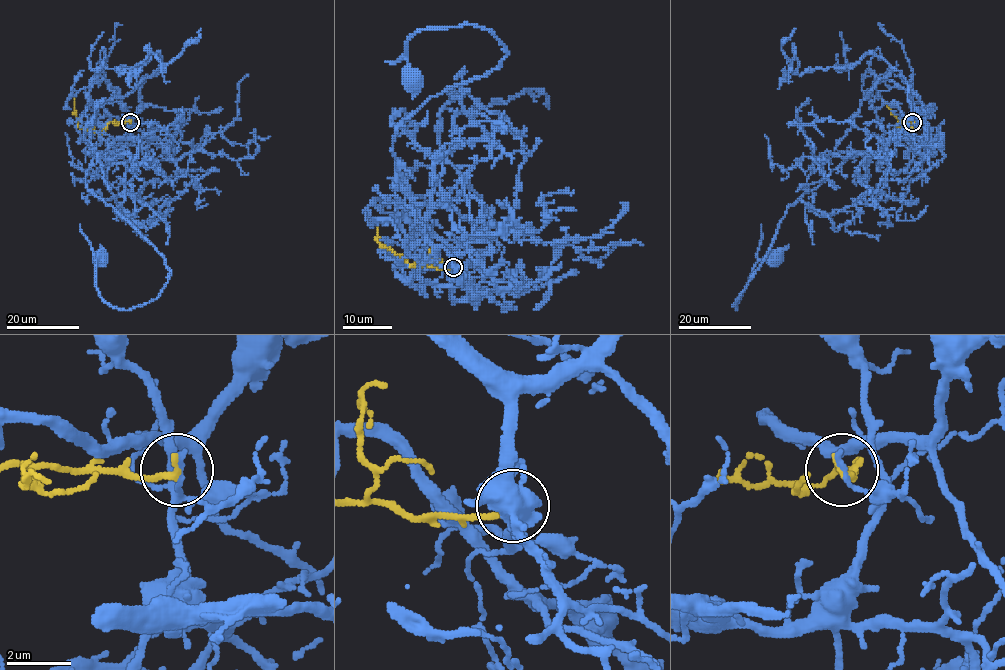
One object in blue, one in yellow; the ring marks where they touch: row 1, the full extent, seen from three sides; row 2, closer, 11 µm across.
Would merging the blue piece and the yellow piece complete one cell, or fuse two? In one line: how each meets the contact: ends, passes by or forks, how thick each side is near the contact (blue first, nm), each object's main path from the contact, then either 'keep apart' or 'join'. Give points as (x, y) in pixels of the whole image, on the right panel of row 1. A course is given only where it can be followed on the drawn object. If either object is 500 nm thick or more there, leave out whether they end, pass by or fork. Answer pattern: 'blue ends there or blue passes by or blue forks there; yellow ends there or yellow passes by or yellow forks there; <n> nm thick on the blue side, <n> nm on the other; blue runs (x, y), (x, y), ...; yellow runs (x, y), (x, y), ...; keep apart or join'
blue ends there; yellow ends there; 170 nm thick on the blue side, 260 nm on the other; blue runs (912, 122), (917, 127), (908, 138), (850, 157), (787, 209), (736, 309), (752, 267), (774, 259); yellow runs (912, 122), (911, 132), (897, 127), (898, 118), (882, 98); keep apart

